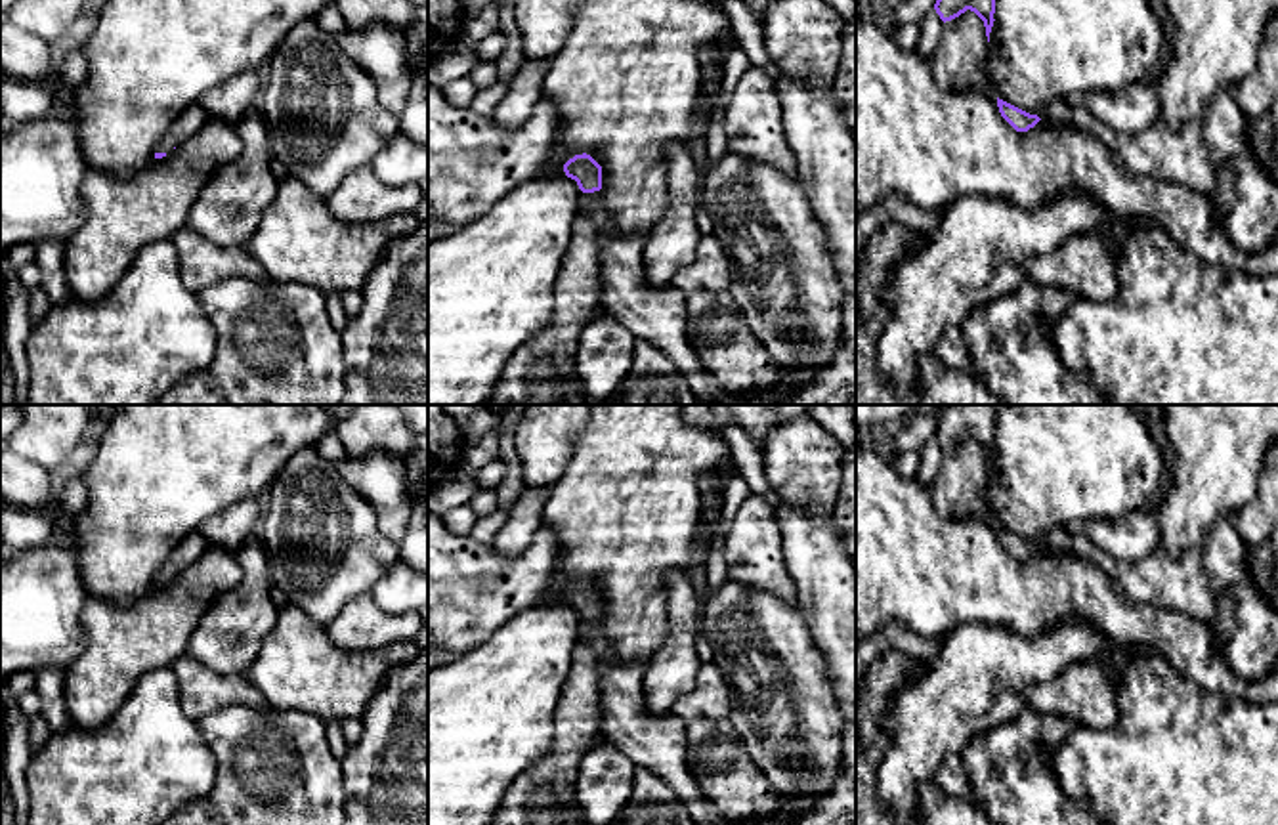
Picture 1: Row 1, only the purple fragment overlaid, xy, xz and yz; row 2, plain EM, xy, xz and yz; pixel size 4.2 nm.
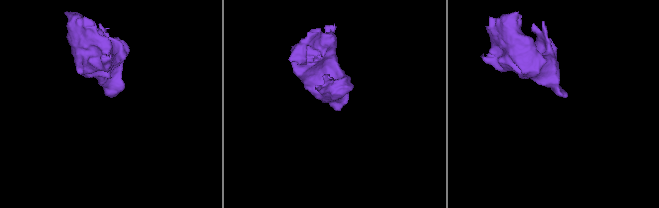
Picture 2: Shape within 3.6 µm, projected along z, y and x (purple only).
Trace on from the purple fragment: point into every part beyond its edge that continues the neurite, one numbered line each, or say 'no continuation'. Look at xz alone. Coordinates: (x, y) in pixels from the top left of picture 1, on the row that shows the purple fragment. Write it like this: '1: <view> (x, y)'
1: xz (660, 316)

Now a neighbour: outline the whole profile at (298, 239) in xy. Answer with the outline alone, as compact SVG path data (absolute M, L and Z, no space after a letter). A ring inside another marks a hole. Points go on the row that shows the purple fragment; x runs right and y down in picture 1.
M287 176L245 244L271 281L321 290L363 290L384 248L415 233L415 212L350 223L332 214L325 197Z

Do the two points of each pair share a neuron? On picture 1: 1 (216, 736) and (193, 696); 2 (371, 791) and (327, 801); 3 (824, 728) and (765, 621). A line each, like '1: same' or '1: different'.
1: different
2: different
3: same

